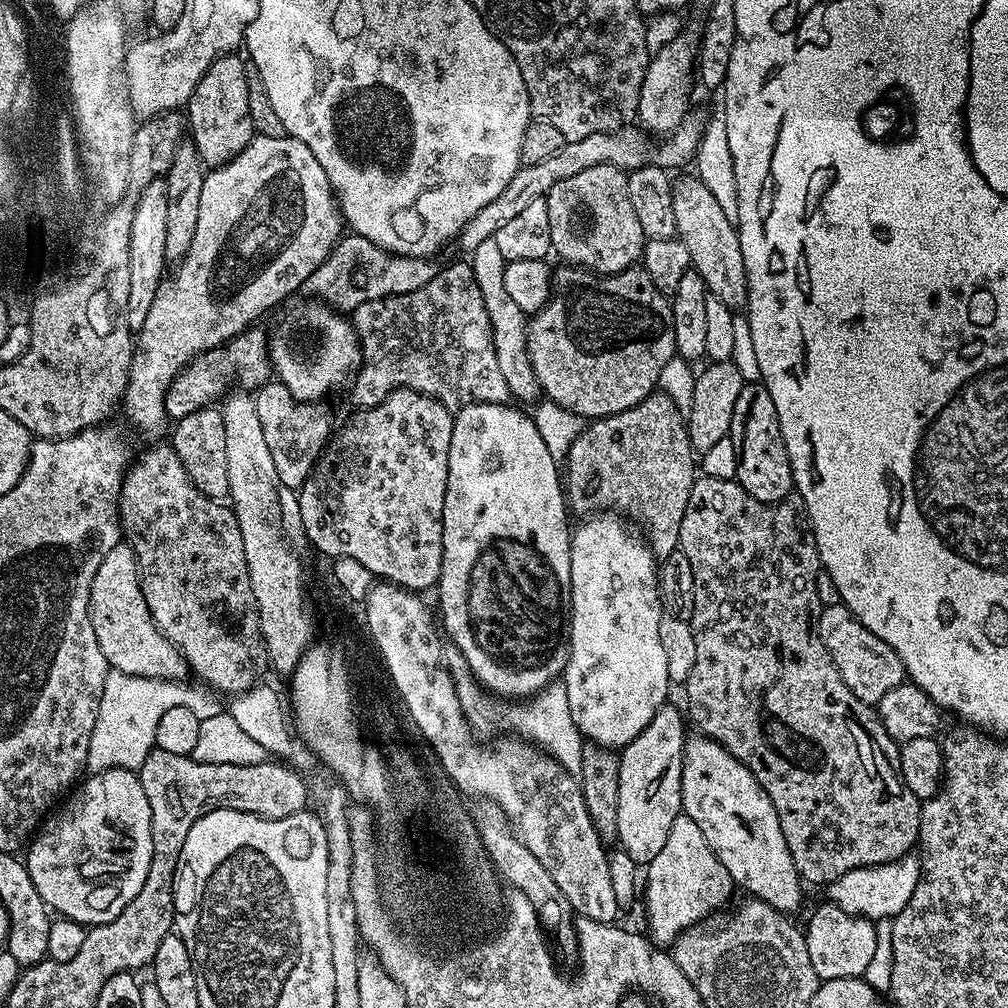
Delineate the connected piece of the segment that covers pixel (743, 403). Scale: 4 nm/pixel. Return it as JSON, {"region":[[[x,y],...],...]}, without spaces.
{"region":[[[745,383],[738,402],[734,402],[734,418],[730,433],[738,450],[738,470],[735,481],[742,485],[750,498],[758,498],[763,504],[777,504],[793,495],[792,467],[786,454],[786,442],[778,426],[778,410],[774,410],[774,398],[763,383]]]}

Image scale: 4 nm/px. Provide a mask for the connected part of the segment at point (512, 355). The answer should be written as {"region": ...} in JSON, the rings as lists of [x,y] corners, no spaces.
{"region":[[[495,238],[481,242],[470,253],[470,263],[474,270],[474,278],[478,282],[478,290],[482,292],[482,302],[486,304],[486,314],[490,318],[492,327],[492,341],[494,354],[498,358],[498,366],[502,369],[502,378],[506,378],[509,397],[516,400],[535,401],[541,395],[540,384],[534,378],[534,370],[530,366],[528,357],[528,325],[526,314],[518,310],[518,306],[510,298],[503,282],[505,261],[498,251],[498,242]]]}

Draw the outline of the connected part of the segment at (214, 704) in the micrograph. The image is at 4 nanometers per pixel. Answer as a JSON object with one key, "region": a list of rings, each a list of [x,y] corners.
{"region":[[[110,670],[106,674],[102,702],[98,702],[98,719],[94,722],[94,734],[90,734],[87,771],[93,773],[105,772],[111,768],[125,768],[136,772],[156,747],[158,722],[162,719],[162,714],[166,714],[166,710],[172,709],[173,706],[187,704],[200,721],[214,718],[214,714],[222,711],[221,697],[203,687],[200,688],[187,688],[180,680],[142,678]]]}

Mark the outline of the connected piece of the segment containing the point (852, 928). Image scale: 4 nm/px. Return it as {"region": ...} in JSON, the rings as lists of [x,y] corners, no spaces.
{"region":[[[823,902],[812,912],[808,928],[803,929],[806,950],[810,950],[810,966],[821,982],[834,978],[863,977],[866,966],[870,966],[874,948],[878,946],[876,924],[864,916],[846,914],[837,904]]]}

